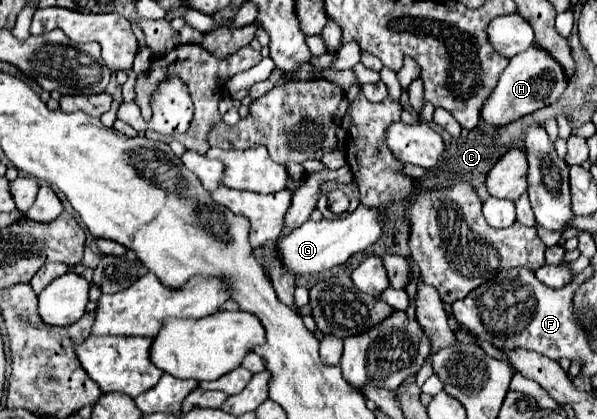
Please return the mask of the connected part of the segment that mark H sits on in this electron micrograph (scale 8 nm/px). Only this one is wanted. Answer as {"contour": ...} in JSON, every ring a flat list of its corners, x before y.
{"contour":[[531,46,525,52,513,56,509,60,507,70,503,70,503,76,499,78,499,84,495,86,495,92,487,98,487,104,483,106,483,122,505,126,521,116,533,114,535,110,541,110,561,98,565,92,569,80,563,70,563,66,543,48]]}

